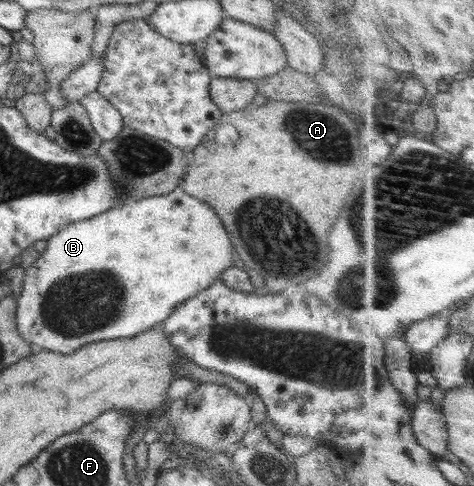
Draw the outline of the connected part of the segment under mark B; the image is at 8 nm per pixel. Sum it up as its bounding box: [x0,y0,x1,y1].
[16,188,234,354]

